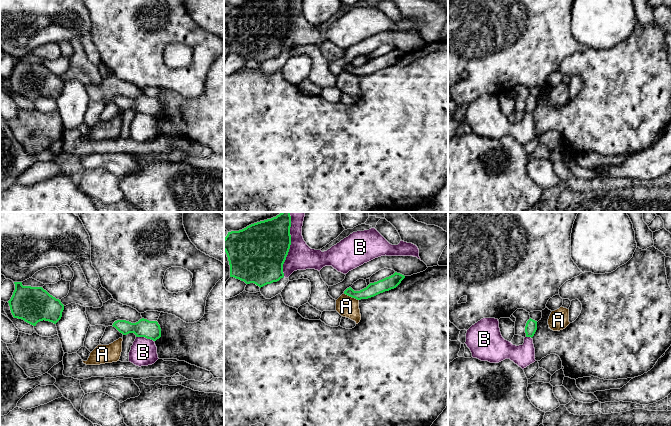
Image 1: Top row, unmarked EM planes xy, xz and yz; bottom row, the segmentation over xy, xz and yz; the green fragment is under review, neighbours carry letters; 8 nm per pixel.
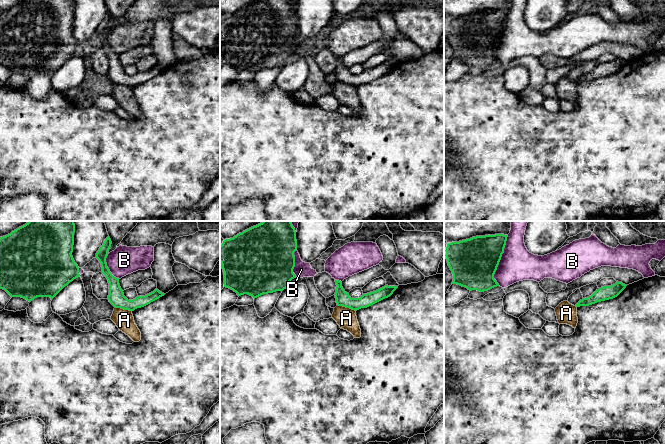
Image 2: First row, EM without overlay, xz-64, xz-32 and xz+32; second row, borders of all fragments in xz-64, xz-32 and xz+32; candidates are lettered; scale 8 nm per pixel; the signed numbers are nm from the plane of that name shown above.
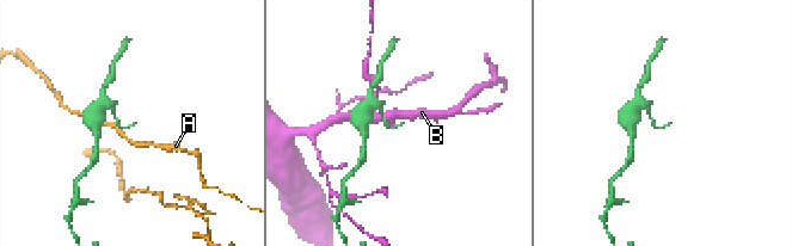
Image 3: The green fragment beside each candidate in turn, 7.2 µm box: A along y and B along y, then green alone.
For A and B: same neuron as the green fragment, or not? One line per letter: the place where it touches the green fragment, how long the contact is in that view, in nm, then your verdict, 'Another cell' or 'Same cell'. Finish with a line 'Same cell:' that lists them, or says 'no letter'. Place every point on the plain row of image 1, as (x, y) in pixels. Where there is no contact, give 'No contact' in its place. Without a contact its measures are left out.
A: Touches green at xz (351, 72). Shared border 130 nm. Another cell
B: Touches green at xz (288, 26). Shared border 420 nm. Another cell
Same cell: no letter

